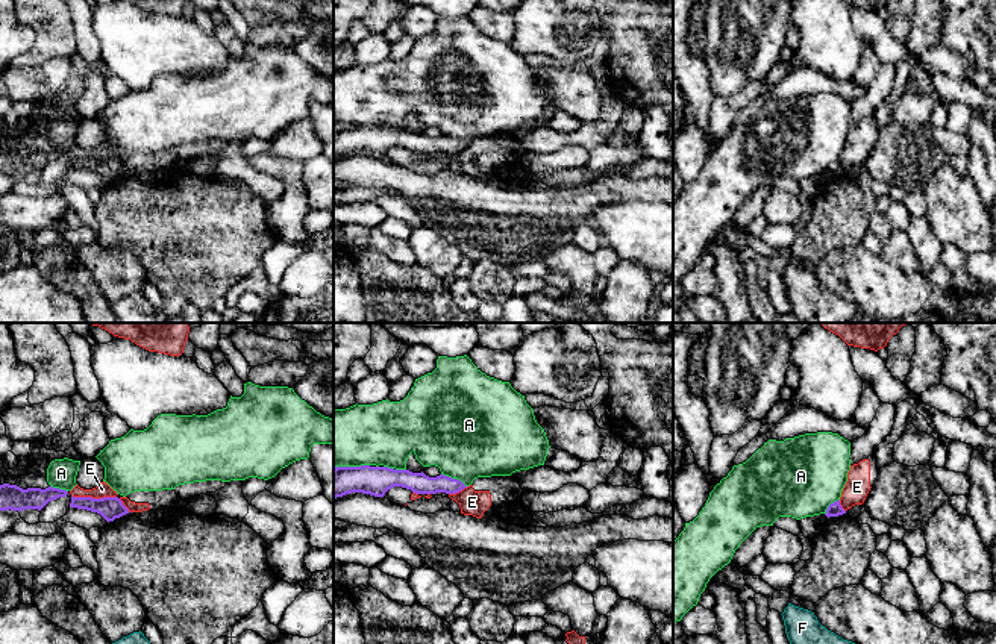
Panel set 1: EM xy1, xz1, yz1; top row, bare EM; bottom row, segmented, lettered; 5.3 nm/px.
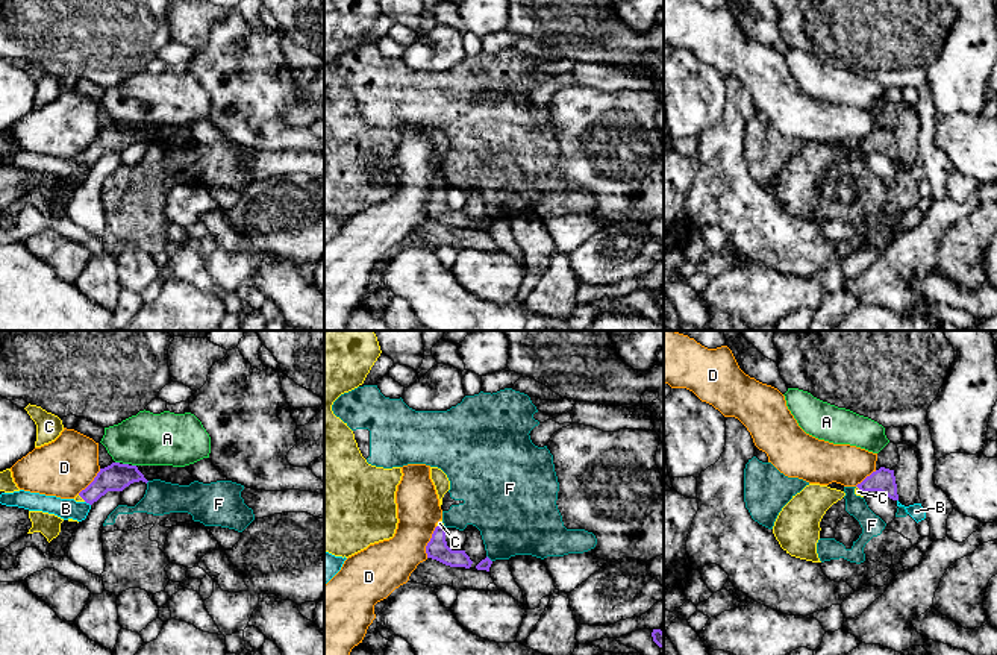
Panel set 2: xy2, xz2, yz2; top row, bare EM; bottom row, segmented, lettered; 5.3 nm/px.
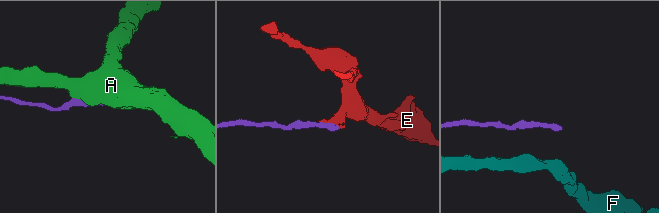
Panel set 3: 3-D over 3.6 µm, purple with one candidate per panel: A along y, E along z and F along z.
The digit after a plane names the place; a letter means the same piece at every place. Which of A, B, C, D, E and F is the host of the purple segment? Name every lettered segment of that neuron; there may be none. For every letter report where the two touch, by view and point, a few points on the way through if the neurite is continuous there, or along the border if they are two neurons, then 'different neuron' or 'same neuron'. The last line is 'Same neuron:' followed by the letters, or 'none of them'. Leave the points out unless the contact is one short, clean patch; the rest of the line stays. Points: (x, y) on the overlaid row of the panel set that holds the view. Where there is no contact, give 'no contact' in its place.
A: meets purple in xz1 at (454, 479); different neuron
B: meets purple in xy2 at (88, 502); border along xy2 (85, 501), (90, 505); different neuron
C: meets purple in xy2 at (82, 498); runs through xy2 (117, 476), (106, 479), (82, 498), (78, 498); same neuron
D: meets purple in xz2 at (429, 542); border along xz2 (437, 526), (426, 546), (426, 557); different neuron
E: meets purple in xy1 at (94, 499); border along xy1 (72, 494), (115, 497); different neuron
F: meets purple in xz2 at (488, 558); border along xz2 (487, 555), (491, 561); different neuron
Same neuron: C

